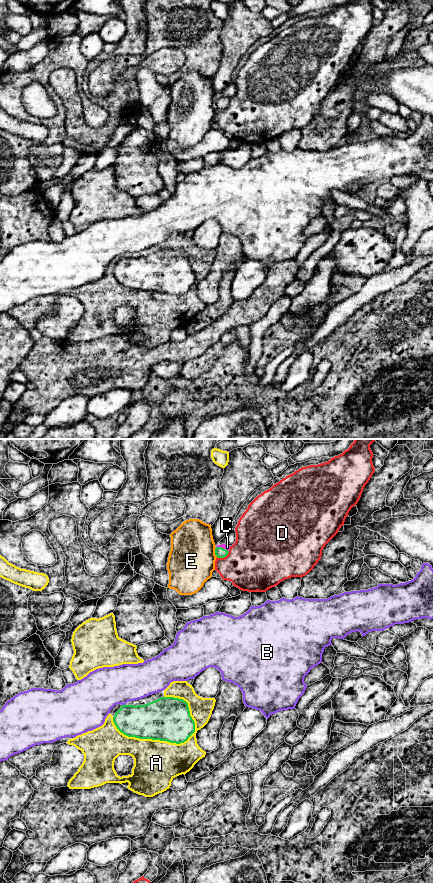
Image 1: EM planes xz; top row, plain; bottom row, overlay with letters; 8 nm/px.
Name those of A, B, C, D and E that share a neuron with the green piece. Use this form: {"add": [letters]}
{"add": ["C"]}

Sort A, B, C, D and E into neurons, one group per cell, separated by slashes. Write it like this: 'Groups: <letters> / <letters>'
Groups: A / B / C / D / E

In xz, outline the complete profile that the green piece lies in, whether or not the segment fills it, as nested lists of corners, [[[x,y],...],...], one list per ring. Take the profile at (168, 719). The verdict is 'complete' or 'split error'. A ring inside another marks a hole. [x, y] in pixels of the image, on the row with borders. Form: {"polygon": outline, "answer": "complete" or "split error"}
{"polygon": [[[161,697],[145,705],[122,705],[113,722],[128,737],[184,743],[195,732],[188,703],[174,697]]], "answer": "complete"}

